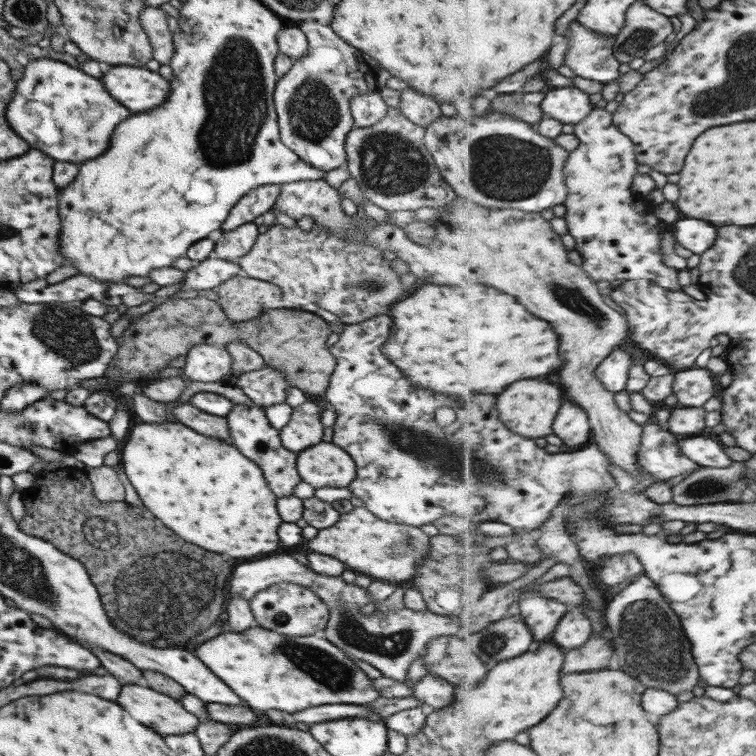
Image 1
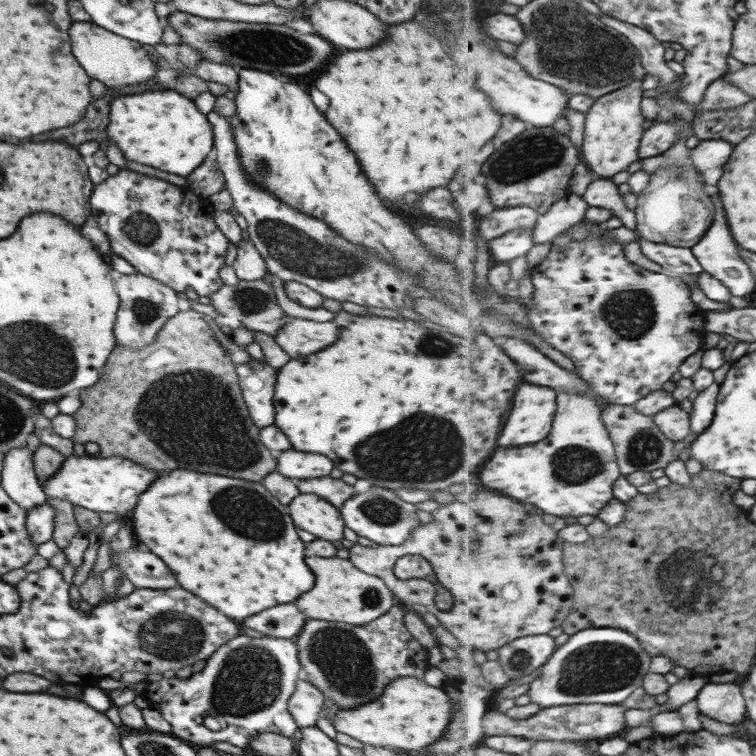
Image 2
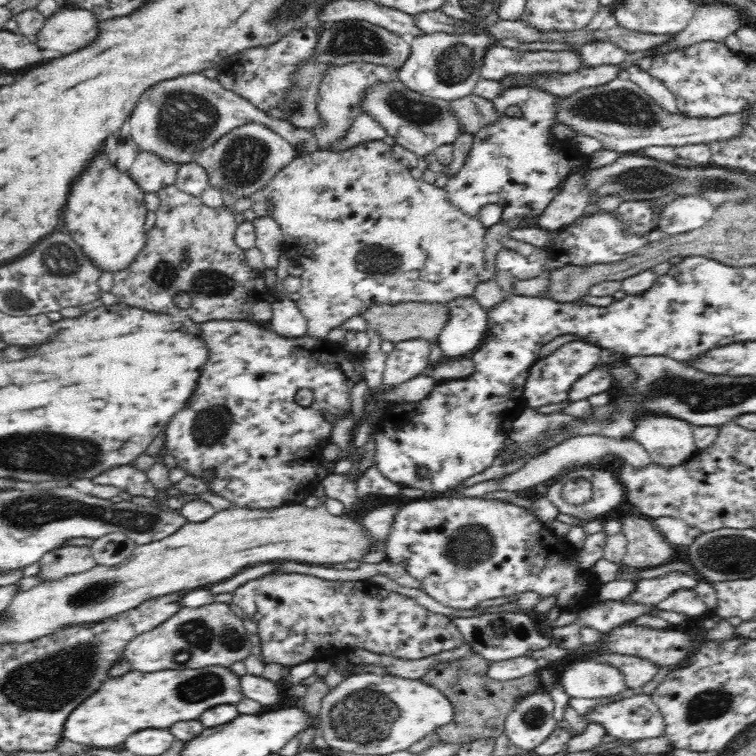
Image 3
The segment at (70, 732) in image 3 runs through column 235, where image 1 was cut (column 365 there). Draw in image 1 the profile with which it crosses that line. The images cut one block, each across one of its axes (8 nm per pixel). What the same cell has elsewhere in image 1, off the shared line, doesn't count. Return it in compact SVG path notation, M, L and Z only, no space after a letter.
M255 624L244 632L220 632L219 636L203 642L196 648L196 656L224 682L228 684L248 706L258 710L284 710L300 712L320 704L370 704L380 698L371 679L340 648L321 635L296 637L285 636L266 630Z

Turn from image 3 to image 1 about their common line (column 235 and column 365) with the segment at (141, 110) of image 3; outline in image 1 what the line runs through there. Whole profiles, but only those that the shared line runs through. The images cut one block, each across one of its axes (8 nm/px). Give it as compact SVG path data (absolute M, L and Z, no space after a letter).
M378 90L360 93L350 99L350 112L356 128L370 128L378 124L386 116L388 108Z

